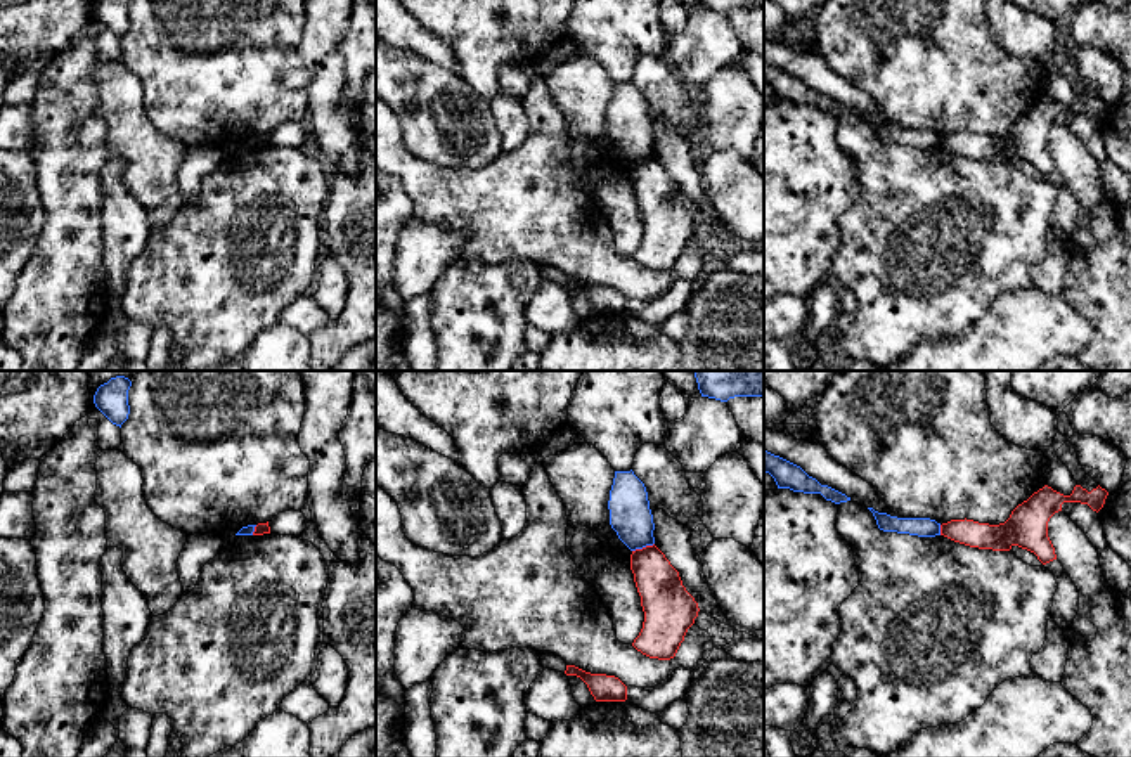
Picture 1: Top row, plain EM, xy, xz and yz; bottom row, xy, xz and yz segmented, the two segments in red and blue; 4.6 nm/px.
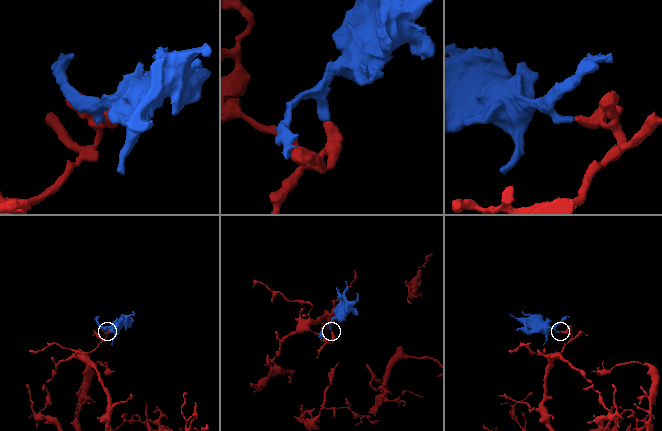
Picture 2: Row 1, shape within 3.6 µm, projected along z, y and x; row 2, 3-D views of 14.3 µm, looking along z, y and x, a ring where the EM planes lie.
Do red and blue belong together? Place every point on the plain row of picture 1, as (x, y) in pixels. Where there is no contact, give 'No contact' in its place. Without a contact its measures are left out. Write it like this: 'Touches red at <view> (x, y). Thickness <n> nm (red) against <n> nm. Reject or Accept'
Touches red at xz (643, 160). Thickness 200 nm (red) against 190 nm. Reject

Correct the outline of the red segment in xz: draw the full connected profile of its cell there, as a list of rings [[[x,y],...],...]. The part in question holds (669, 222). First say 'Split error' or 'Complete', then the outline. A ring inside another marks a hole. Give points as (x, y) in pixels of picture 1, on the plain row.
Complete. [[[655,156],[632,163],[630,182],[644,223],[632,258],[650,270],[670,272],[698,229],[698,215]]]

